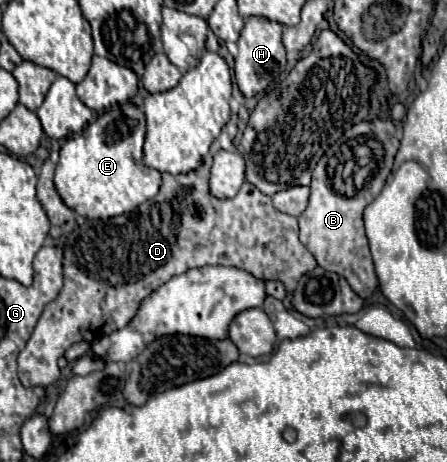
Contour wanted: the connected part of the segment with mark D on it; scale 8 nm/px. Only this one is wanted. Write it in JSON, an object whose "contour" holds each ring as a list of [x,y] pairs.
{"contour":[[[233,114],[222,129],[219,137],[212,143],[210,152],[197,170],[187,174],[163,174],[163,184],[153,202],[141,204],[135,212],[107,218],[107,220],[89,220],[79,218],[79,226],[65,238],[63,244],[63,288],[59,296],[49,302],[27,342],[19,354],[19,380],[25,388],[31,386],[49,386],[59,380],[59,356],[71,344],[93,342],[101,336],[107,336],[115,330],[125,328],[137,314],[139,306],[147,296],[151,296],[159,286],[169,282],[173,276],[187,272],[189,268],[201,266],[233,266],[253,274],[259,280],[281,280],[287,292],[293,292],[299,278],[311,272],[317,262],[311,252],[299,242],[297,218],[279,212],[271,196],[257,190],[253,184],[243,182],[235,198],[217,200],[211,198],[208,190],[209,172],[214,153],[220,149],[233,150],[233,139],[238,131],[237,115]]]}

